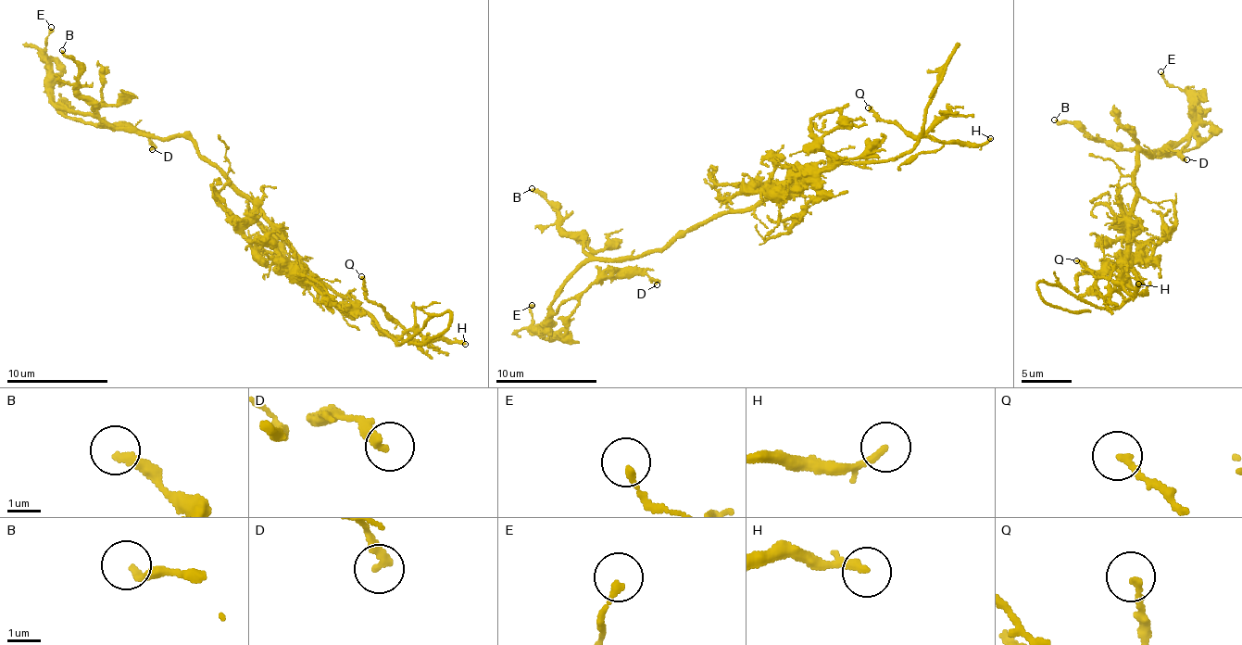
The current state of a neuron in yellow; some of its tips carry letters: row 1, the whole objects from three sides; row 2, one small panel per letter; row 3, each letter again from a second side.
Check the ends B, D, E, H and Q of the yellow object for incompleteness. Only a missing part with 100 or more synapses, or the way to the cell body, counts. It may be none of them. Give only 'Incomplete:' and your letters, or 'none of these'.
Incomplete: none of these

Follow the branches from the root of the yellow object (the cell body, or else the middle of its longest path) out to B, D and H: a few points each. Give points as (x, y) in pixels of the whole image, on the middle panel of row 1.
B: (761, 201), (713, 215), (662, 247), (625, 259), (598, 259), (559, 226), (558, 208), (532, 188)
D: (761, 201), (713, 215), (662, 247), (591, 259), (551, 306), (556, 310), (608, 277), (645, 275), (657, 284)
H: (761, 201), (834, 165), (913, 158), (946, 144), (984, 145), (990, 138)

